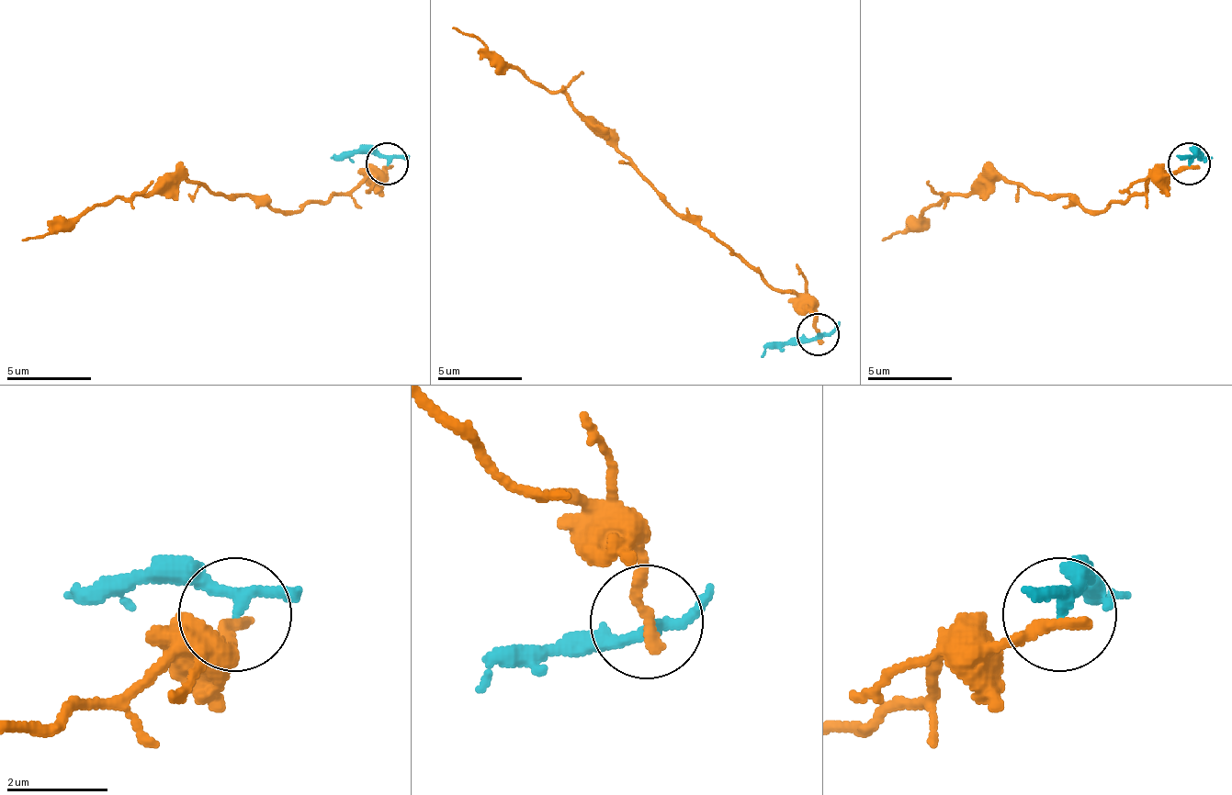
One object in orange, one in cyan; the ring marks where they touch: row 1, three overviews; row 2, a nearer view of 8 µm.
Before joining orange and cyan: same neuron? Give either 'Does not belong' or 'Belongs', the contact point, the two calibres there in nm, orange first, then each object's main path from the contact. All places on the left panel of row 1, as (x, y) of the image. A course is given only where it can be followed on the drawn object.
Does not belong. Place: (387, 163). Thickness 260 nm (orange) against 200 nm. Course of orange: (389, 165), (384, 173), (295, 211), (244, 195), (160, 182), (126, 198), (93, 203), (54, 232), (21, 240). Course of cyan: (389, 165), (371, 152), (342, 152), (329, 156)

